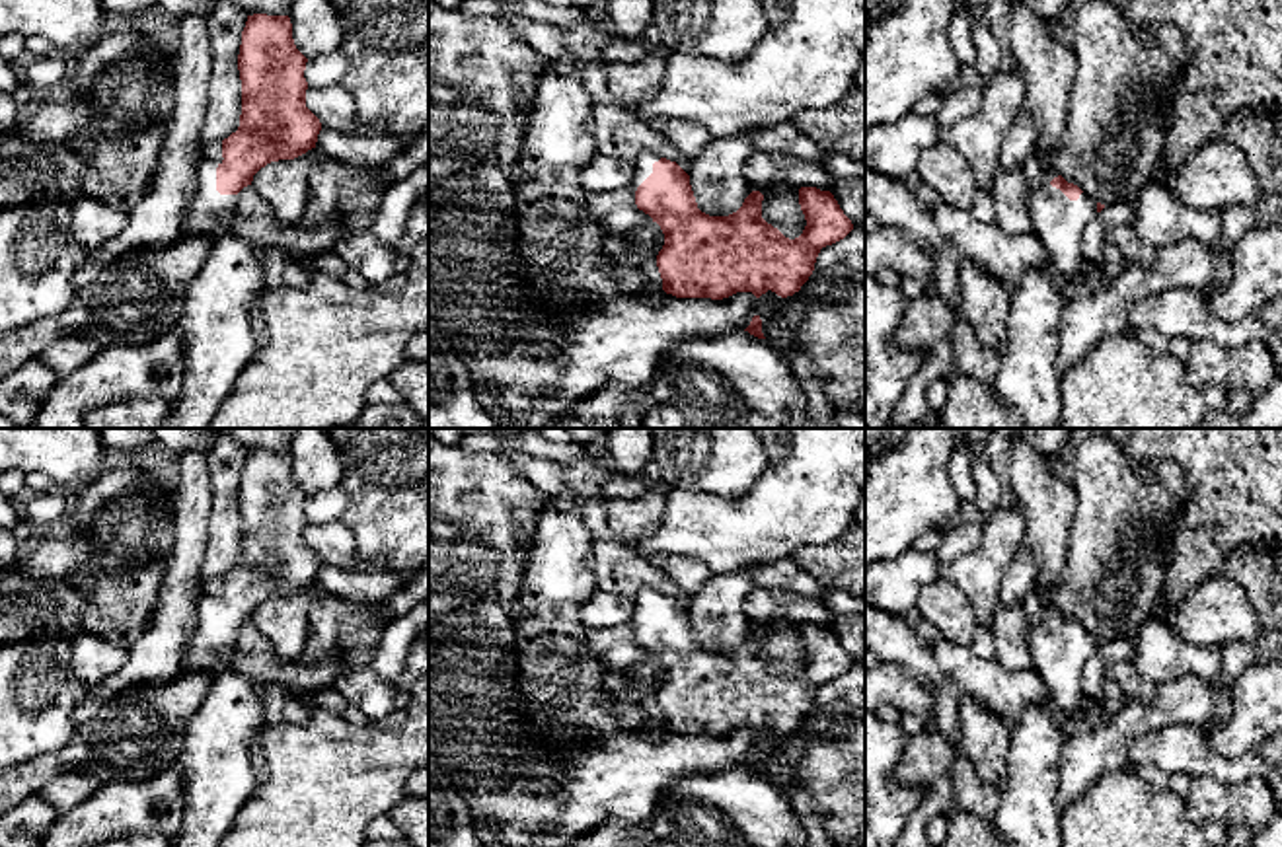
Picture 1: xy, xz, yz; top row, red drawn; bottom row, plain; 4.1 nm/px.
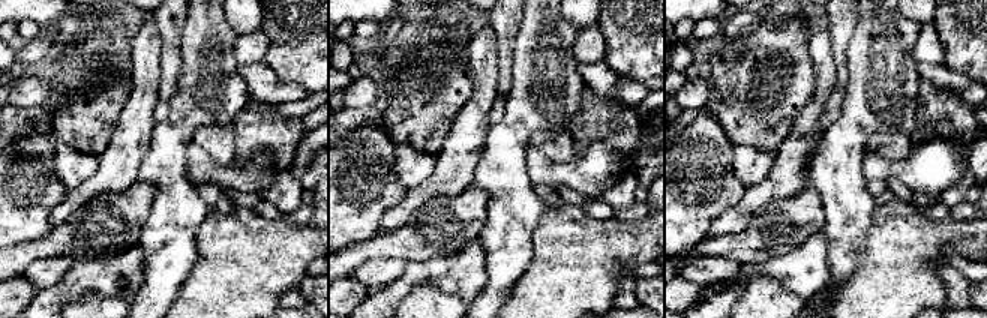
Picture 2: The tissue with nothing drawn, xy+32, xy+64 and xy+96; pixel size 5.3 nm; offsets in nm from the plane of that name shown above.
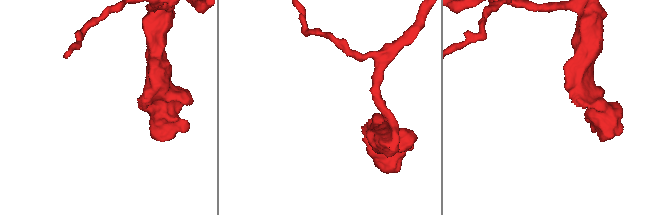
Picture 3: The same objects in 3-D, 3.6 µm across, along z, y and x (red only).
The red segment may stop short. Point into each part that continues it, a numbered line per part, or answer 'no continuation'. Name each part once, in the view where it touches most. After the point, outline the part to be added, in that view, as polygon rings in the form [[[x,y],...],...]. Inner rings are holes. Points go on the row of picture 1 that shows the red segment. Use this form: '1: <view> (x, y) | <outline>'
1: xy (215, 322) | [[[201,158],[199,187],[183,218],[183,236],[208,239],[210,255],[185,294],[183,384],[158,428],[207,428],[257,352],[249,308],[265,292],[265,267],[232,232],[238,195],[216,191],[222,160]]]

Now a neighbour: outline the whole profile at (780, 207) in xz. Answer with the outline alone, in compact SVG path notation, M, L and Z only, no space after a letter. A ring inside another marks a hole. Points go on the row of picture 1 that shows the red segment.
M775 181L760 191L764 195L762 218L789 239L799 238L807 226L799 204L799 189L789 181Z

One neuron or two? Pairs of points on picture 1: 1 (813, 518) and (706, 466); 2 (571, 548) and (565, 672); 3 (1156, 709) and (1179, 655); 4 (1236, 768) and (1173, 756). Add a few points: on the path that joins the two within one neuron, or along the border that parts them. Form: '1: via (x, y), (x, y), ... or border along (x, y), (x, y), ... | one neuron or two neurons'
1: border along (768, 470), (739, 497), (706, 493) | two neurons
2: via (564, 579), (564, 641) | one neuron
3: border along (1158, 686), (1183, 676), (1201, 676), (1214, 692) | two neurons
4: via (1220, 768), (1189, 756) | one neuron

